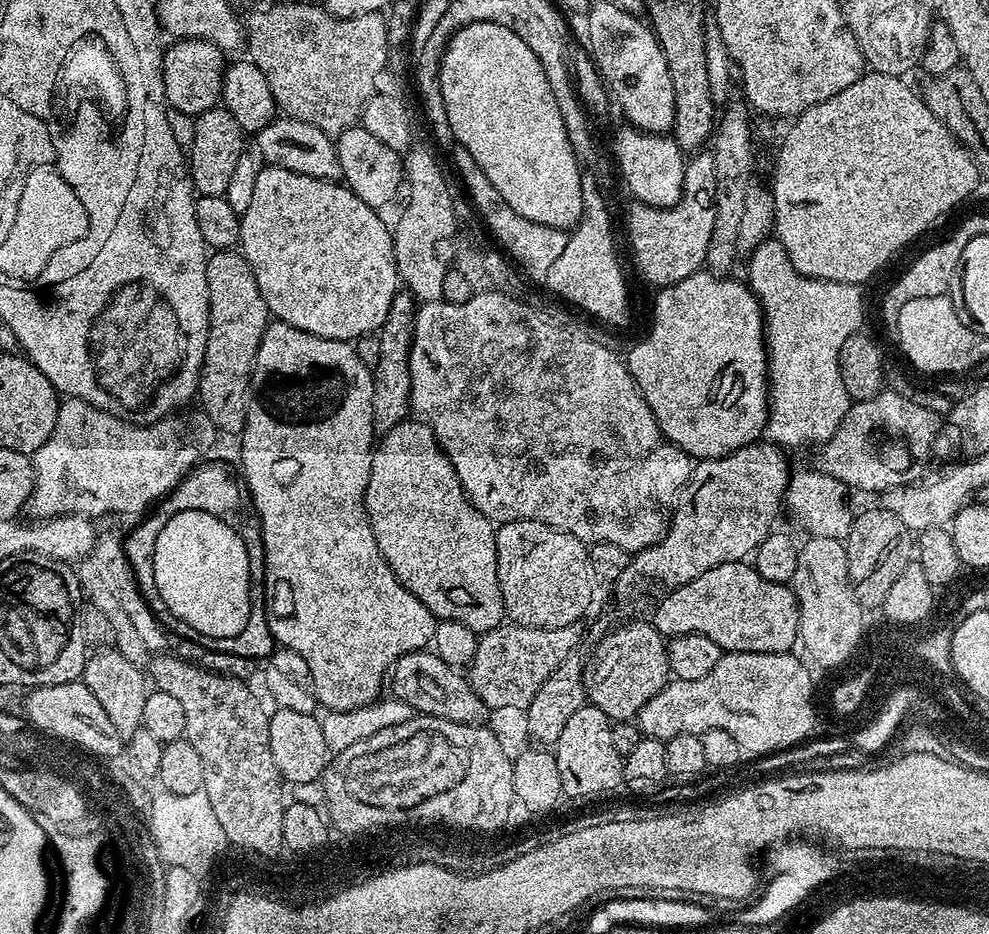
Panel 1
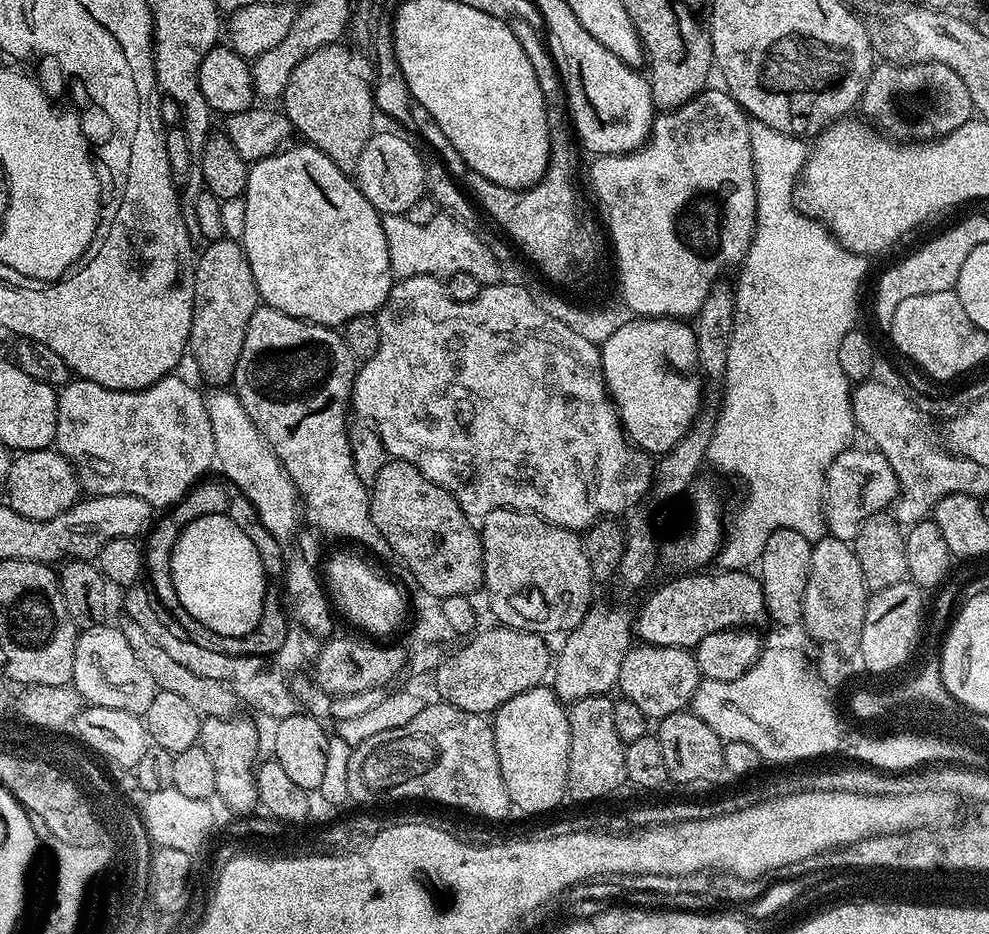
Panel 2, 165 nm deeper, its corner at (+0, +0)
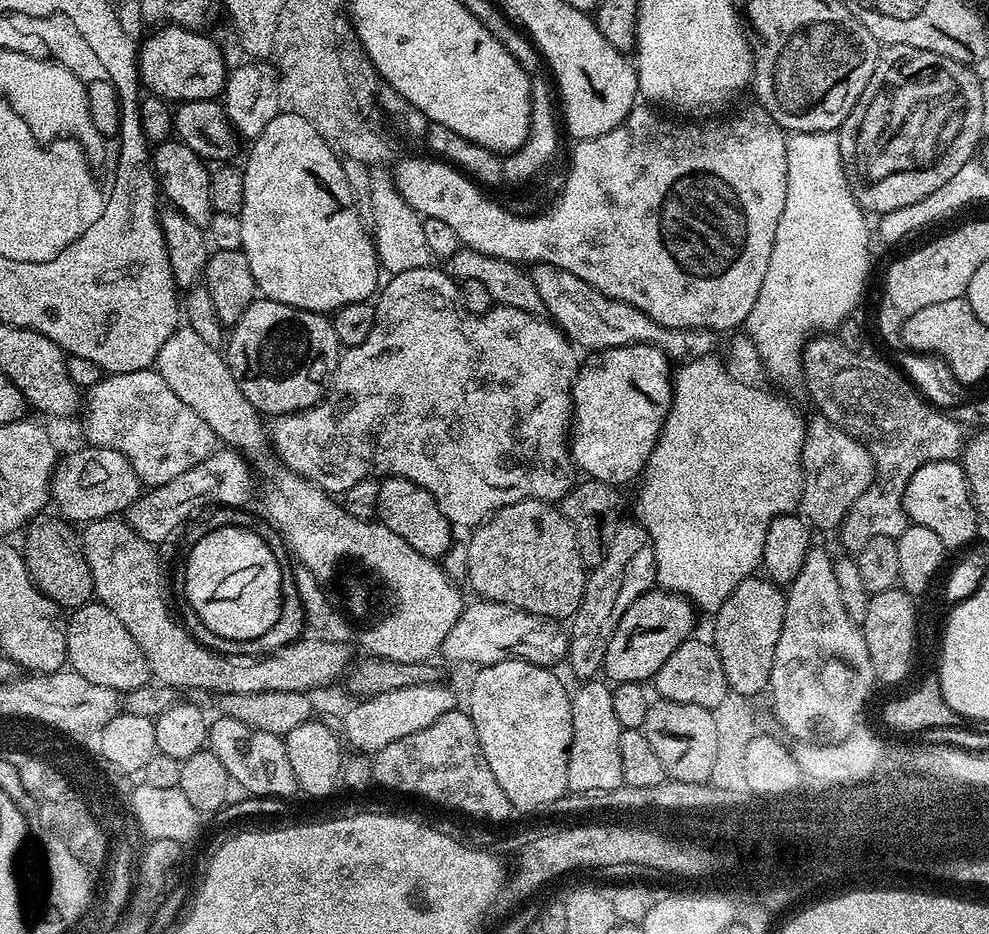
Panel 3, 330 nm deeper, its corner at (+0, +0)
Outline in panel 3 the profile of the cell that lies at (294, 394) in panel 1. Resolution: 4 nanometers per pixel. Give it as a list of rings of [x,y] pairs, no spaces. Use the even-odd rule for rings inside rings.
[[[263,298],[252,301],[242,318],[231,325],[230,335],[226,340],[226,359],[242,394],[246,394],[257,412],[268,418],[289,416],[291,412],[305,412],[308,408],[313,408],[332,383],[332,375],[340,361],[341,351],[338,338],[334,334],[334,326],[327,315],[307,312]]]

